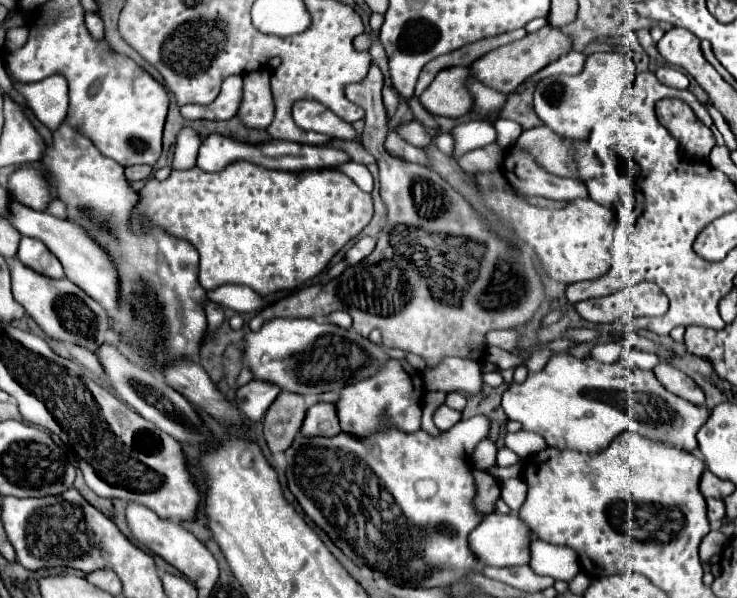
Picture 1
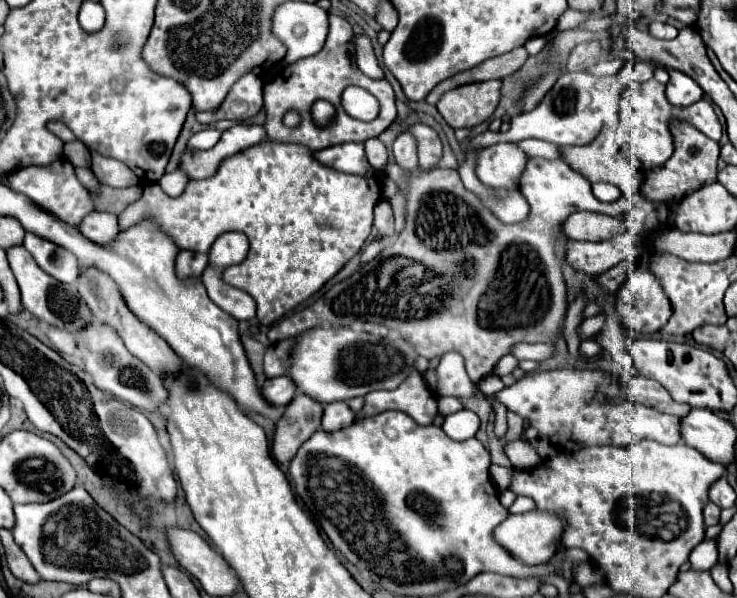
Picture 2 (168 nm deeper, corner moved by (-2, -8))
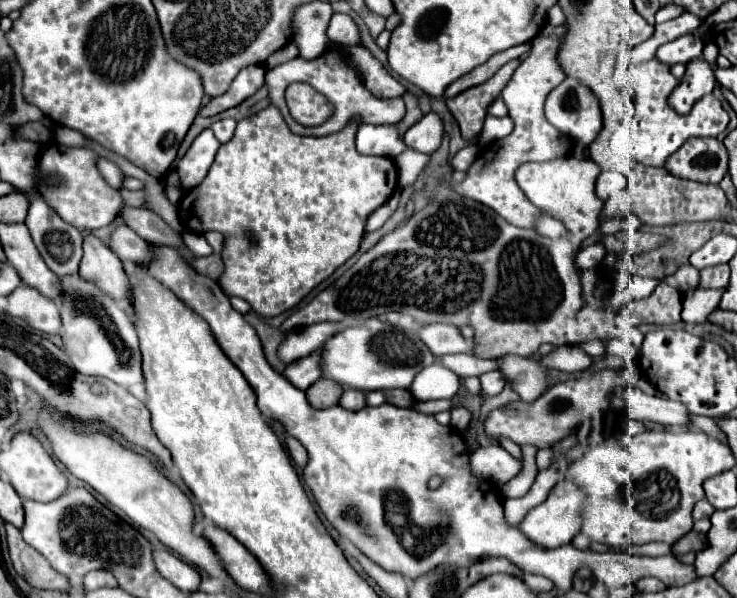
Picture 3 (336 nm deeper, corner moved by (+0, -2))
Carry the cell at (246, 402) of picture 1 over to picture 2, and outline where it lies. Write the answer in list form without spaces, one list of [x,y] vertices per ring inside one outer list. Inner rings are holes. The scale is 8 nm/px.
[[[279,376],[279,378],[269,378],[265,384],[263,384],[263,396],[273,404],[277,406],[287,406],[293,396],[297,394],[297,386],[295,382],[289,378],[289,376]]]

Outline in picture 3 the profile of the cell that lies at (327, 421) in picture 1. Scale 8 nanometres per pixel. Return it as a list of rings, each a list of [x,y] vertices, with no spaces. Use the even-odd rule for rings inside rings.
[[[345,390],[339,398],[339,406],[345,408],[345,410],[361,410],[365,406],[365,392]]]

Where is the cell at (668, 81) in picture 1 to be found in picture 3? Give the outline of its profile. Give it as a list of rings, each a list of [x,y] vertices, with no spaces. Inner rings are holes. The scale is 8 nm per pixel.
[[[695,58],[685,64],[685,76],[679,80],[679,86],[675,86],[669,102],[671,108],[679,114],[691,112],[691,106],[703,98],[705,94],[711,94],[715,88],[715,76],[709,64],[701,58]]]

